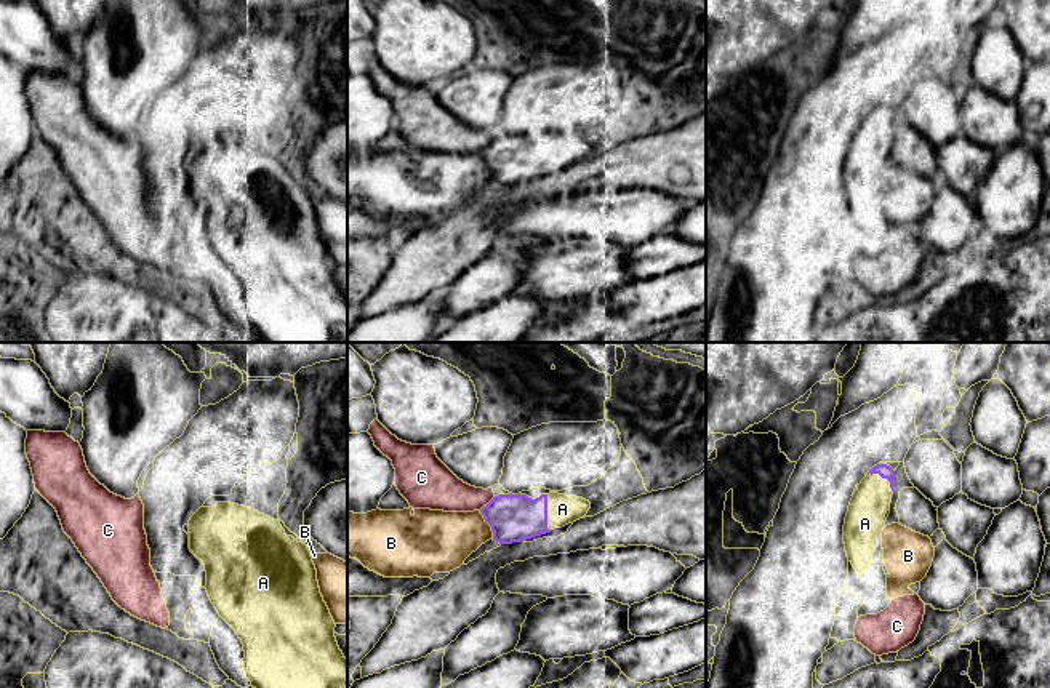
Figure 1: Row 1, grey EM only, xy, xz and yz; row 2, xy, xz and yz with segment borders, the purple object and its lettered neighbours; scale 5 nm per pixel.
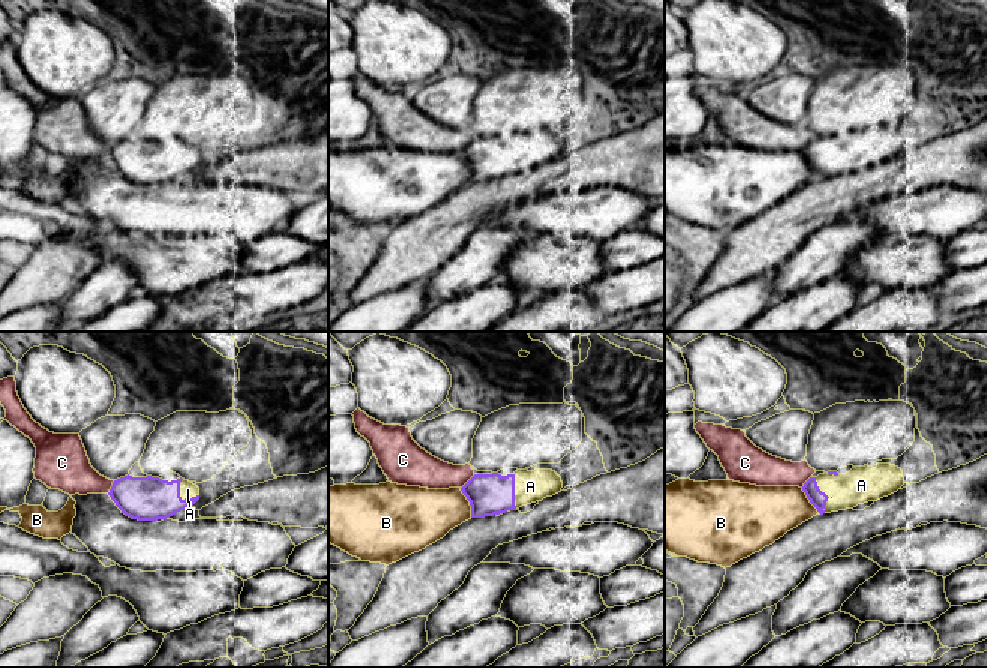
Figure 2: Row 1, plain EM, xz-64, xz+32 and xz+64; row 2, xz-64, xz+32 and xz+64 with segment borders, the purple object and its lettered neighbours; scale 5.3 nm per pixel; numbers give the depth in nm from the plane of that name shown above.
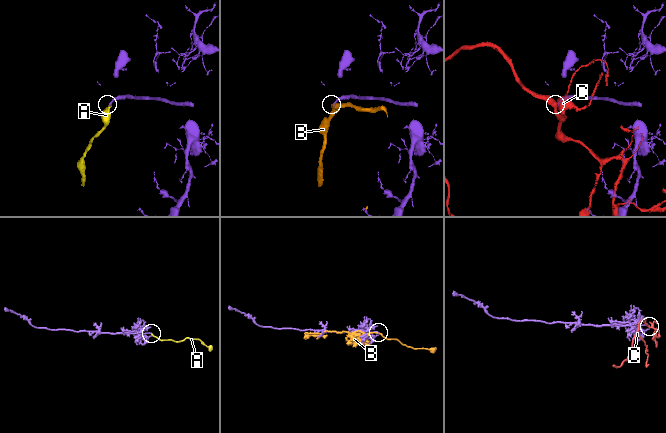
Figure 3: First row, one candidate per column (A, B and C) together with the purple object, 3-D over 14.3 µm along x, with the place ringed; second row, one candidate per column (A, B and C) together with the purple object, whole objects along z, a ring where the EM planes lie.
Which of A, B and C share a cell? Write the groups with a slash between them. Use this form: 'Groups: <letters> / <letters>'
Groups: A / B / C

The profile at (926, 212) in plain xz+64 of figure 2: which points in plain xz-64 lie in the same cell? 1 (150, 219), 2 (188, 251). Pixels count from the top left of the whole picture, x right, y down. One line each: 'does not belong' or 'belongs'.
1: belongs
2: does not belong

